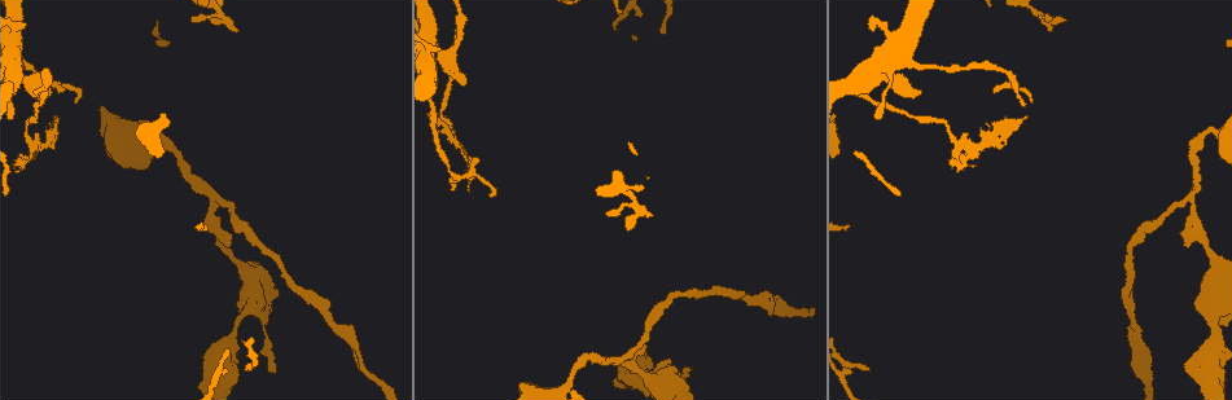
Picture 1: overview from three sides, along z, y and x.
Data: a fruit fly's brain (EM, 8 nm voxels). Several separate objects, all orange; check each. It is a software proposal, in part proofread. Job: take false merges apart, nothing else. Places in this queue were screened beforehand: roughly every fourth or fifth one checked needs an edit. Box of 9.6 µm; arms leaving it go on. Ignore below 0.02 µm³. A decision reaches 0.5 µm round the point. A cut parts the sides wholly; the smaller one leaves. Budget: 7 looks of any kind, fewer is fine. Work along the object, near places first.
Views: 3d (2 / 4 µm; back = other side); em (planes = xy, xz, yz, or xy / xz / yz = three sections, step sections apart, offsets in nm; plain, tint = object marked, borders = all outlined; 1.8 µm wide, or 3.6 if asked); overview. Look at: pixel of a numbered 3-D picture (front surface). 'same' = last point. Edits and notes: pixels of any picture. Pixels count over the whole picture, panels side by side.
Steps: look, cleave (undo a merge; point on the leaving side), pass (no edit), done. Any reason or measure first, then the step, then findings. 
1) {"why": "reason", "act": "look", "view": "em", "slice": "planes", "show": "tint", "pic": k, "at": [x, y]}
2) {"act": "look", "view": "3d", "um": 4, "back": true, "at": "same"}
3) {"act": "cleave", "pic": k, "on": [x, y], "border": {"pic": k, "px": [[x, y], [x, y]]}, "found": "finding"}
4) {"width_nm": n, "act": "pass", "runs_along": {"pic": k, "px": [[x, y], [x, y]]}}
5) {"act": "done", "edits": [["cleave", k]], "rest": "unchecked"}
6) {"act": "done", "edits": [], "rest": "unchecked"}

{"why": "sharp bend", "act": "look", "view": "em", "um": 3.6, "slice": "planes", "show": "tint", "pic": 1, "at": [880, 74]}

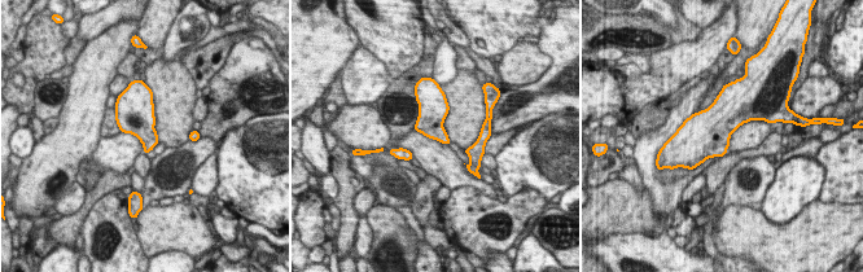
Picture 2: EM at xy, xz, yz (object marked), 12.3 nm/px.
{"act": "pass", "found": "one neuron here"}

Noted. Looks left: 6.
{"why": "calibre changes", "act": "look", "view": "3d", "um": 2, "back": true, "pic": 1, "at": [1035, 12]}

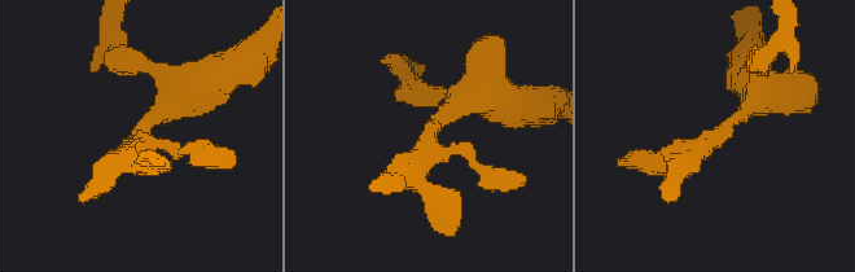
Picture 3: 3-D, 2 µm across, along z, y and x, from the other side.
{"why": "now the EM", "act": "look", "view": "em", "slice": "xz", "step": 8, "show": "tint", "pic": 3, "at": [718, 134]}

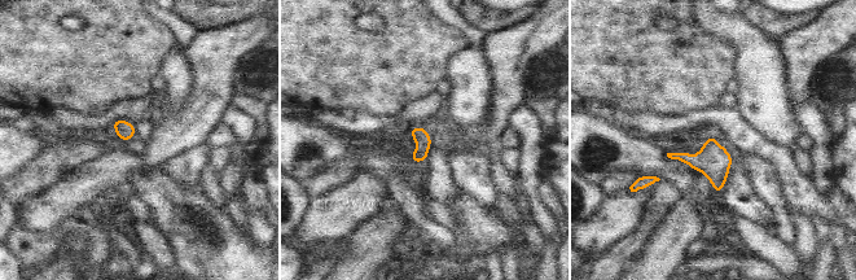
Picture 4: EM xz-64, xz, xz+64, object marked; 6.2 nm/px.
{"act": "look", "view": "em", "slice": "xy", "step": 4, "show": "tint", "at": "same"}

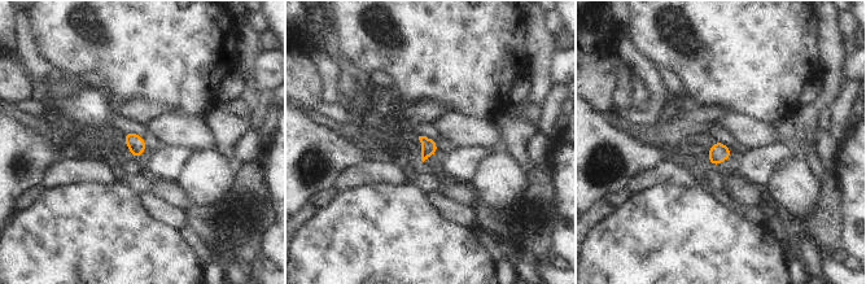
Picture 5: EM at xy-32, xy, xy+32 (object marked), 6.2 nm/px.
{"act": "pass", "found": "one neuron here"}

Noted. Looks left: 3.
{"why": "branch point", "act": "look", "view": "em", "slice": "planes", "show": "tint", "pic": 1, "at": [215, 200]}

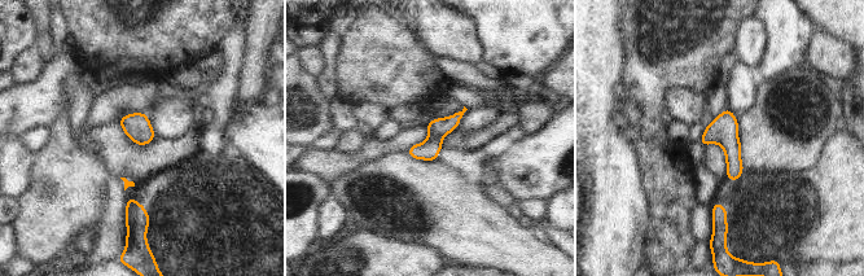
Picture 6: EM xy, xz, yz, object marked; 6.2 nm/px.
{"act": "pass", "runs_along": {"pic": 6, "px": [[457, 115], [422, 150], [411, 152]]}, "found": "continuous, no second neuron"}

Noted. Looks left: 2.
{"act": "done", "edits": [], "rest": "unchecked"}

